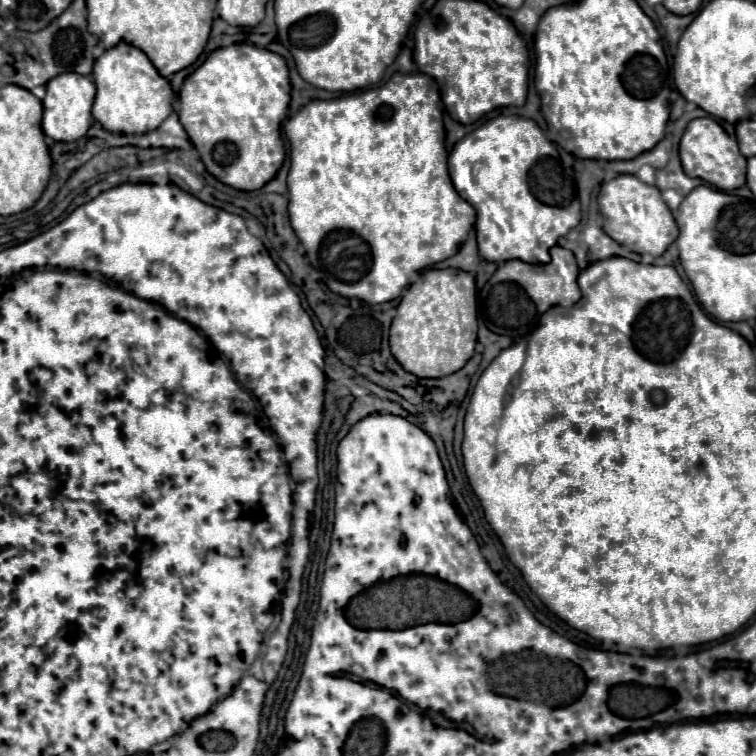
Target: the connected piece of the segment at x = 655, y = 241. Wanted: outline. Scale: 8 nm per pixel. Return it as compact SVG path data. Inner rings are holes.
M618 174L610 182L604 182L598 194L598 206L608 218L604 220L604 232L622 246L638 246L640 252L660 256L678 238L678 226L670 208L662 200L660 190L644 184L632 174Z

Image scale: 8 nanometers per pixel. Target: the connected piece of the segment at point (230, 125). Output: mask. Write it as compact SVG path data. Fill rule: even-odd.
M232 44L214 50L200 68L196 68L180 88L180 124L188 132L206 170L220 182L238 190L258 190L270 182L284 162L284 142L280 124L287 118L290 102L288 64L280 54L274 54L254 44Z

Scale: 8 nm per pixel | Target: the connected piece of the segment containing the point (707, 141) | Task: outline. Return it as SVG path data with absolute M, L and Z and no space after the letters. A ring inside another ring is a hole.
M696 118L688 124L680 140L680 160L688 176L702 178L718 190L730 192L746 184L746 158L740 154L736 138L730 138L724 128L712 118Z

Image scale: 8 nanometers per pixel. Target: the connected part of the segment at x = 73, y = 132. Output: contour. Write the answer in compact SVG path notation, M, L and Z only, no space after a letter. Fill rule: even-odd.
M64 72L52 78L46 84L46 96L42 100L44 104L44 116L42 116L42 130L46 136L58 142L74 142L80 140L90 124L92 124L92 102L96 96L96 86L90 76L74 74L74 72Z

